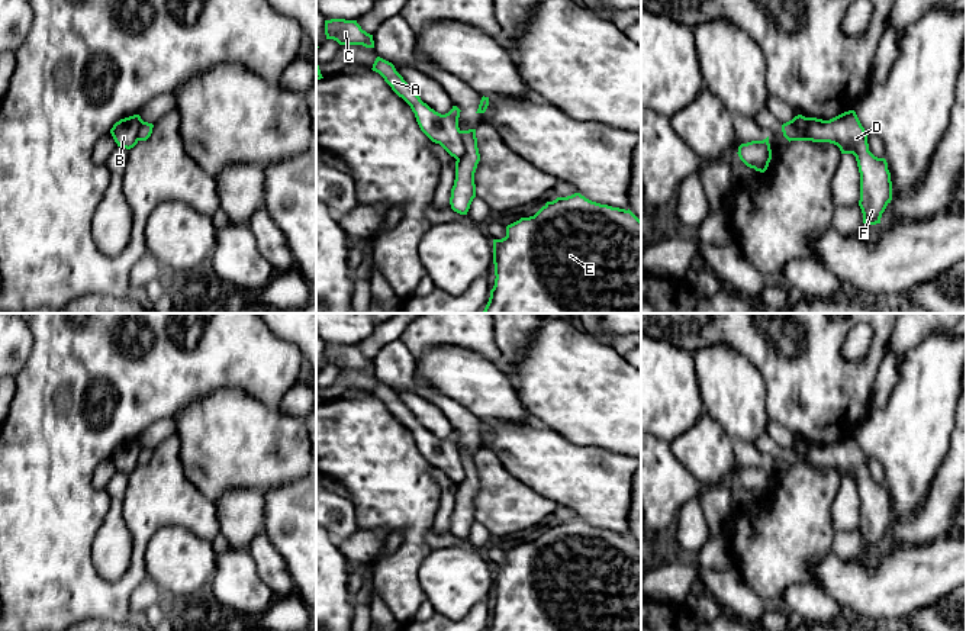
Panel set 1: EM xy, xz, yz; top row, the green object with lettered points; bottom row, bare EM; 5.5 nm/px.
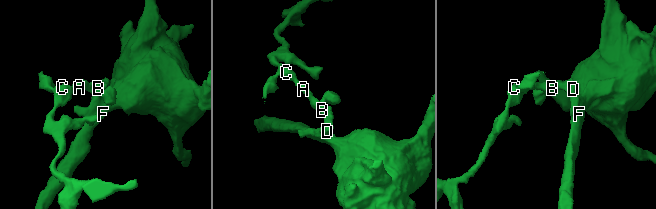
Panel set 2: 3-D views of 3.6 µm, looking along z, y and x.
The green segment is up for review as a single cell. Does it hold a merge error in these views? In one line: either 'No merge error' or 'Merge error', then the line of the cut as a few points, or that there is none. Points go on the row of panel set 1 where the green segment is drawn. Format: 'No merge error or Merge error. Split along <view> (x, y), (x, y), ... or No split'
Merge error. Split along xz (459, 131), (464, 153), (457, 160)

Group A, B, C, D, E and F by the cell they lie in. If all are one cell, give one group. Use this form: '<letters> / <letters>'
A B C / D E F

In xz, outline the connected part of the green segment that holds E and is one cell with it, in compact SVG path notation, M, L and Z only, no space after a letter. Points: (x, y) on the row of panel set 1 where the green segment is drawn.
M574 193L547 202L534 216L506 226L506 236L493 239L495 286L483 313L641 313L641 220L628 209L592 202Z

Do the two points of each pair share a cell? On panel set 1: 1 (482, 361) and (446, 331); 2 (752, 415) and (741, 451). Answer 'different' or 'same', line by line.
1: same
2: different

